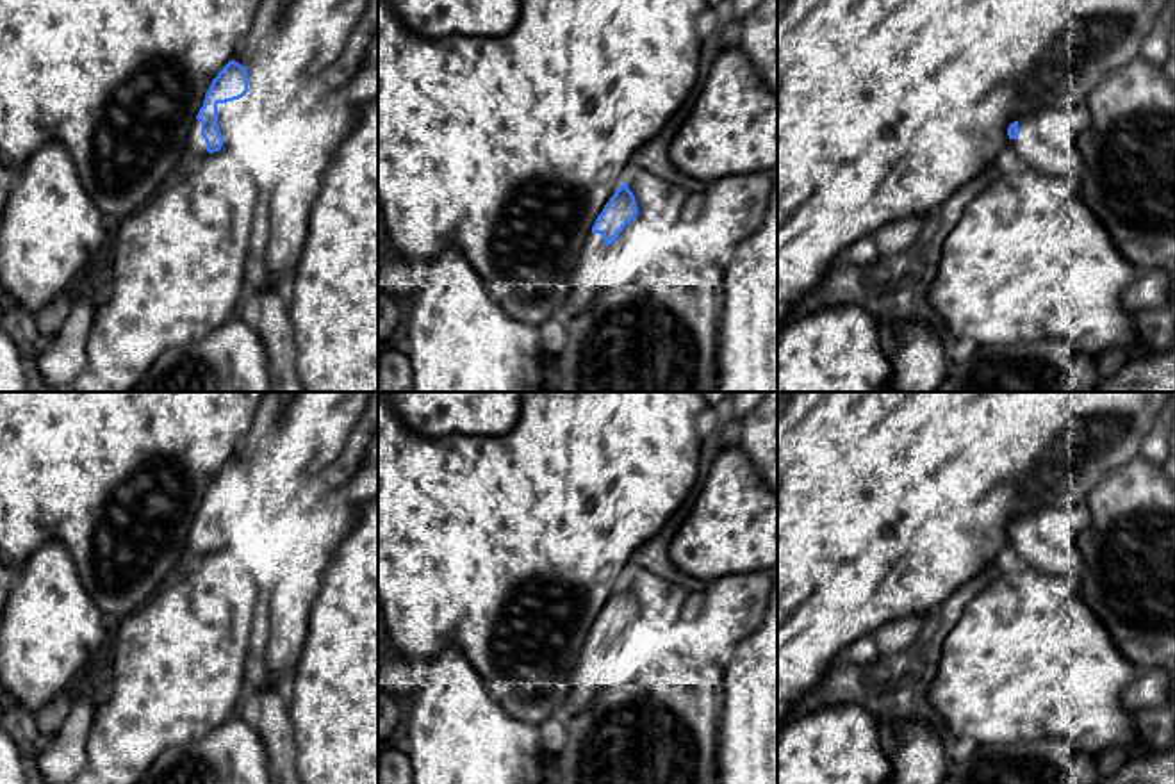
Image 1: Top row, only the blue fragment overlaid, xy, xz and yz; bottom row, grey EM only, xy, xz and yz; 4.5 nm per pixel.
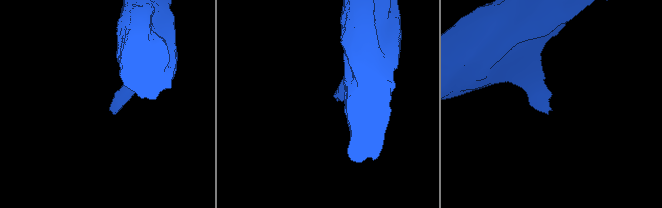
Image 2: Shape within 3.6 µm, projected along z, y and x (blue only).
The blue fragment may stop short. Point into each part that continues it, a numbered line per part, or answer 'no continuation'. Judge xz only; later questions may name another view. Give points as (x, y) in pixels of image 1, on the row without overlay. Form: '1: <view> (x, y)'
1: xz (594, 642)

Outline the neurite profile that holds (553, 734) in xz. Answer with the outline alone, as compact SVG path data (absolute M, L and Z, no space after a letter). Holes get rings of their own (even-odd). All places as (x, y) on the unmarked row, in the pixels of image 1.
M553 718L538 725L547 757L556 757L567 745L565 718Z

